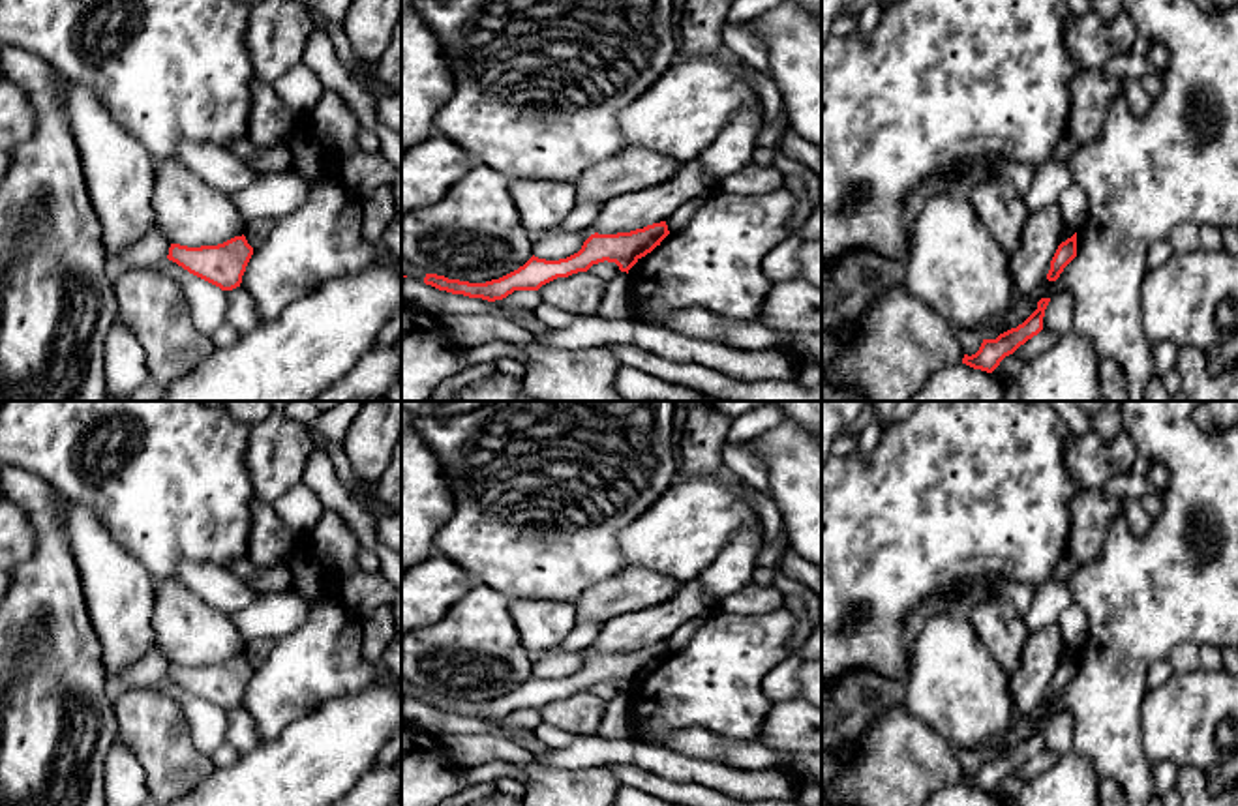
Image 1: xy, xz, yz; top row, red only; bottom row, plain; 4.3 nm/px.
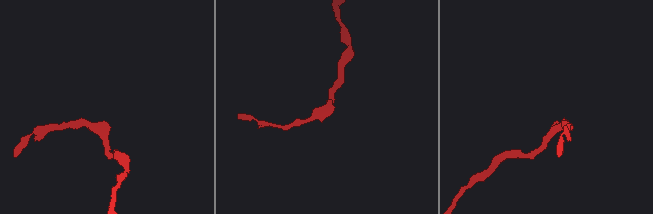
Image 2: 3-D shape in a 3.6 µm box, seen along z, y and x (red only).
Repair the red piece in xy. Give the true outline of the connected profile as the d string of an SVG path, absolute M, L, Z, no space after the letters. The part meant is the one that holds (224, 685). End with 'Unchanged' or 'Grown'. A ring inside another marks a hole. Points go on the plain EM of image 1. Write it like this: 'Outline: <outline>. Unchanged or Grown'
Outline: M242 654L218 665L171 664L167 679L221 710L233 710L240 707L251 675L253 667Z. Unchanged

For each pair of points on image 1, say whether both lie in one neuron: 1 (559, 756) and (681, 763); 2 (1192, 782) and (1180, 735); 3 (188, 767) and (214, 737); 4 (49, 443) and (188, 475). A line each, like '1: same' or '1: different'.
1: same
2: different
3: different
4: same

